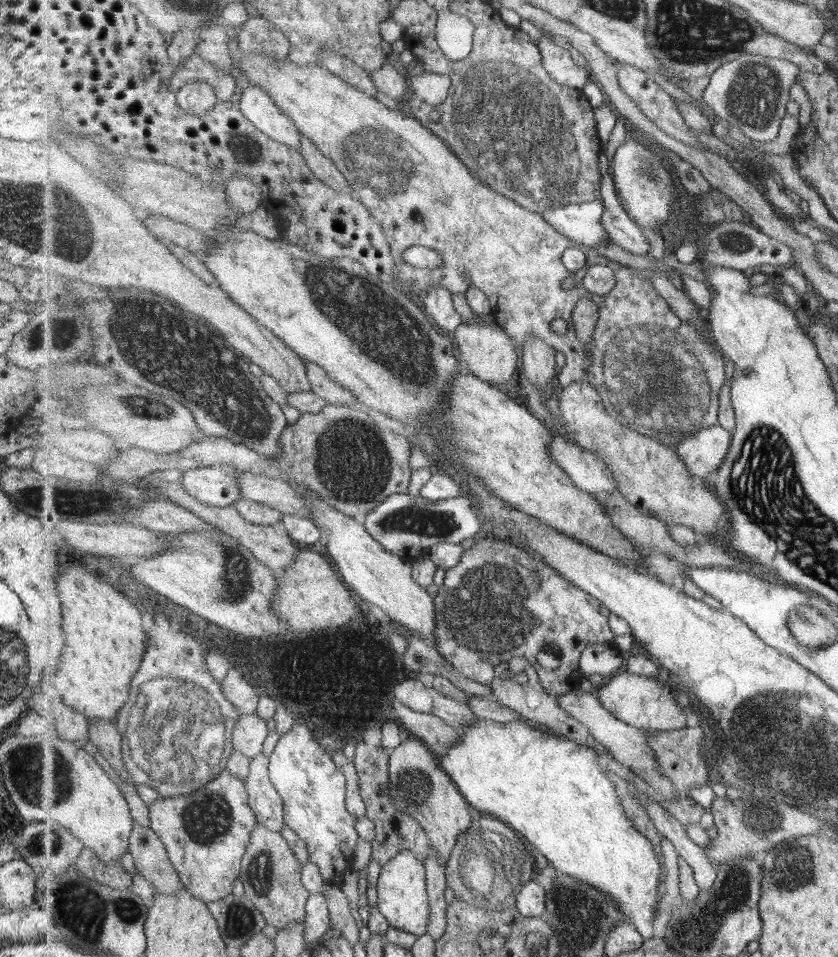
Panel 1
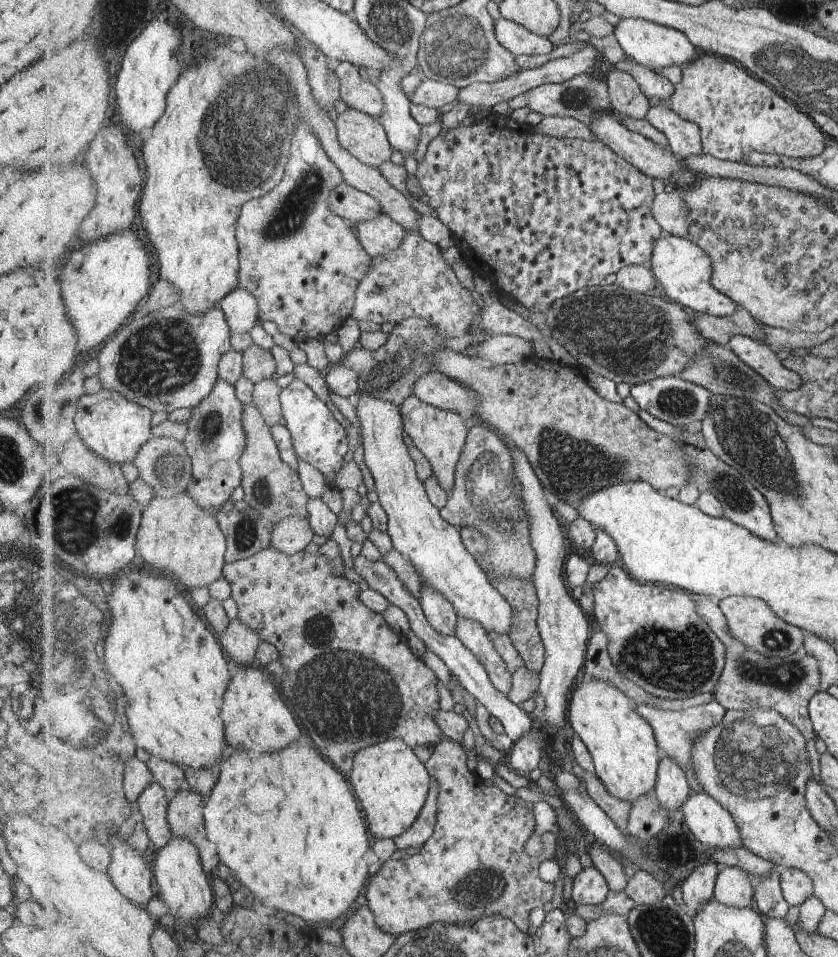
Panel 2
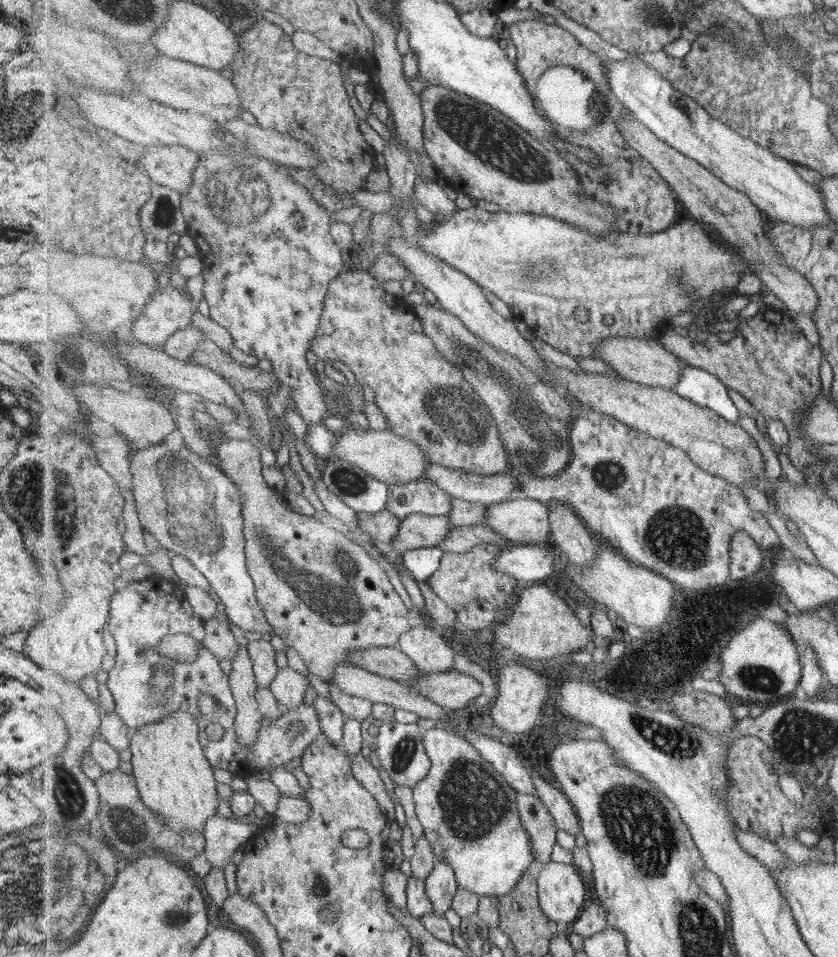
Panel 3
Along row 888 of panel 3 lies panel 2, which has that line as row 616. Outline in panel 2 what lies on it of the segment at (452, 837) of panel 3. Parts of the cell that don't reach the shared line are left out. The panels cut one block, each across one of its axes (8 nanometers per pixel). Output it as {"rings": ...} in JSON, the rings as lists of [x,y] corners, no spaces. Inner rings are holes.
{"rings":[[[363,391],[356,396],[359,397],[356,414],[360,422],[364,460],[374,478],[379,501],[388,514],[388,531],[394,548],[416,566],[423,584],[445,595],[454,604],[459,616],[479,621],[488,632],[510,634],[514,610],[495,588],[474,554],[467,550],[460,528],[447,522],[440,508],[430,499],[403,438],[406,432],[401,407]]]}

